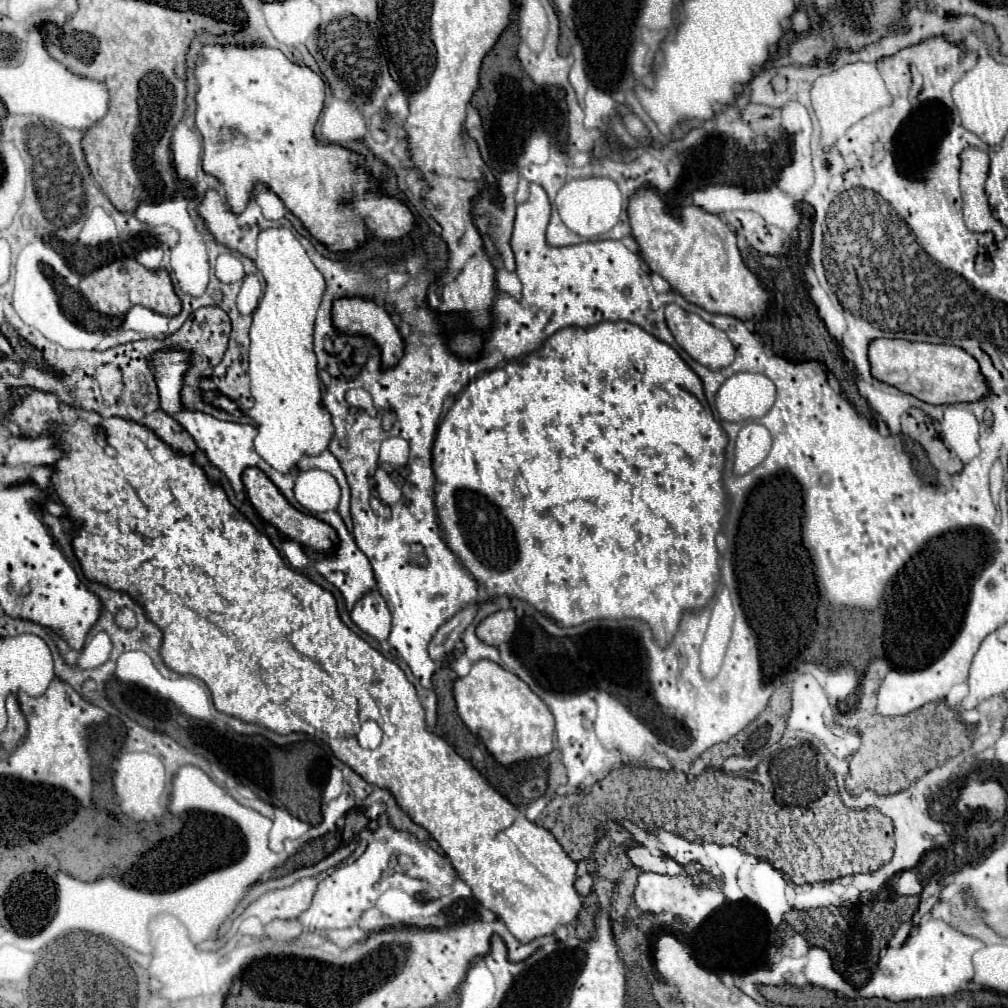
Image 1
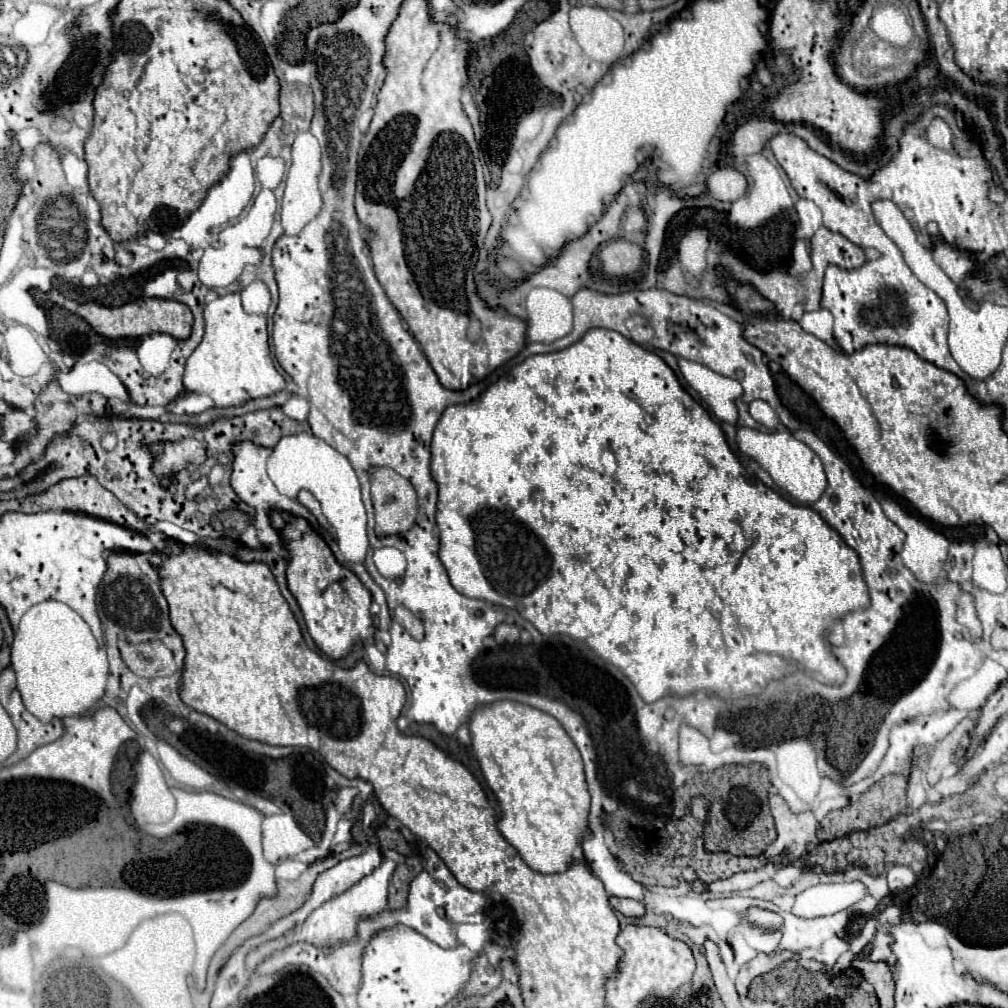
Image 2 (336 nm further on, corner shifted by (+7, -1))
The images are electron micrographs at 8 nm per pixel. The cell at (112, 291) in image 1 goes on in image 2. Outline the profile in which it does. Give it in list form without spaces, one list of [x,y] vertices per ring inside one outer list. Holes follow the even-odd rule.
[[[139,299],[127,303],[123,307],[103,307],[97,303],[85,303],[77,307],[77,315],[81,315],[95,333],[107,339],[123,339],[123,337],[145,337],[151,333],[167,333],[177,341],[189,339],[193,327],[193,315],[187,305],[169,301],[169,299]]]

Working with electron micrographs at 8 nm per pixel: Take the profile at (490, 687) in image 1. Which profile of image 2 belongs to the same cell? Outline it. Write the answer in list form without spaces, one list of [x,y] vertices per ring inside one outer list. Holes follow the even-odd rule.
[[[497,701],[479,707],[469,721],[473,753],[479,761],[489,789],[499,801],[497,829],[517,849],[521,859],[537,873],[561,873],[573,863],[573,849],[589,833],[589,791],[583,773],[583,761],[561,723],[551,715],[515,701]]]

